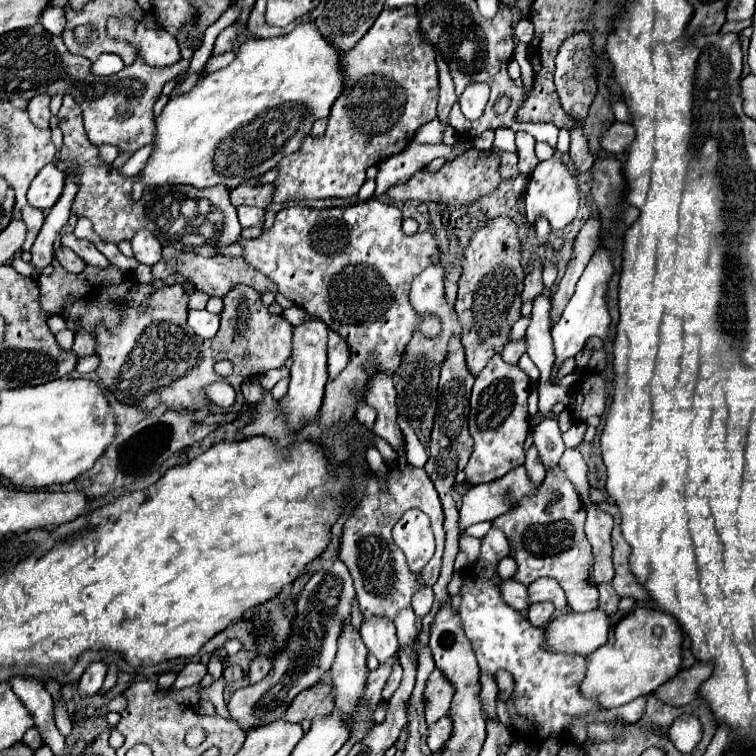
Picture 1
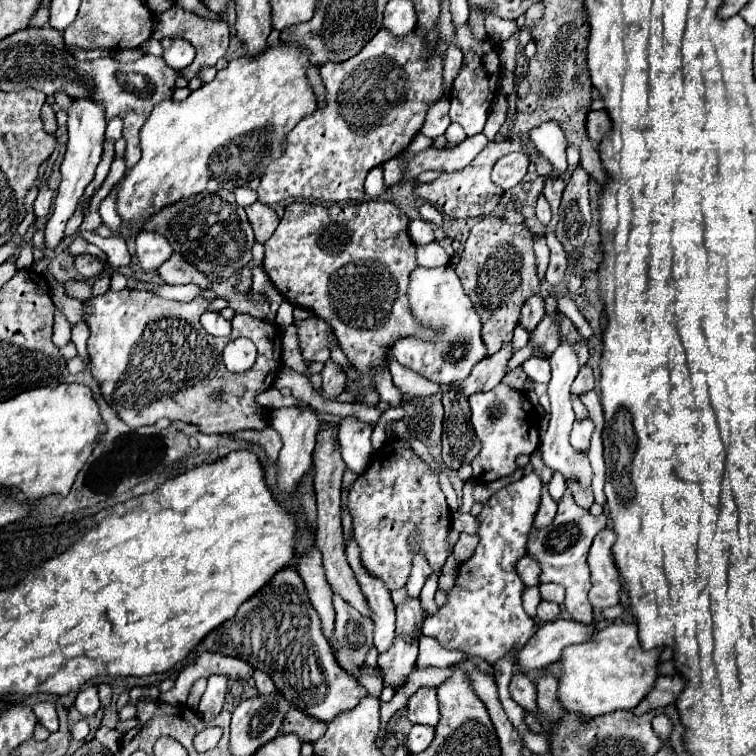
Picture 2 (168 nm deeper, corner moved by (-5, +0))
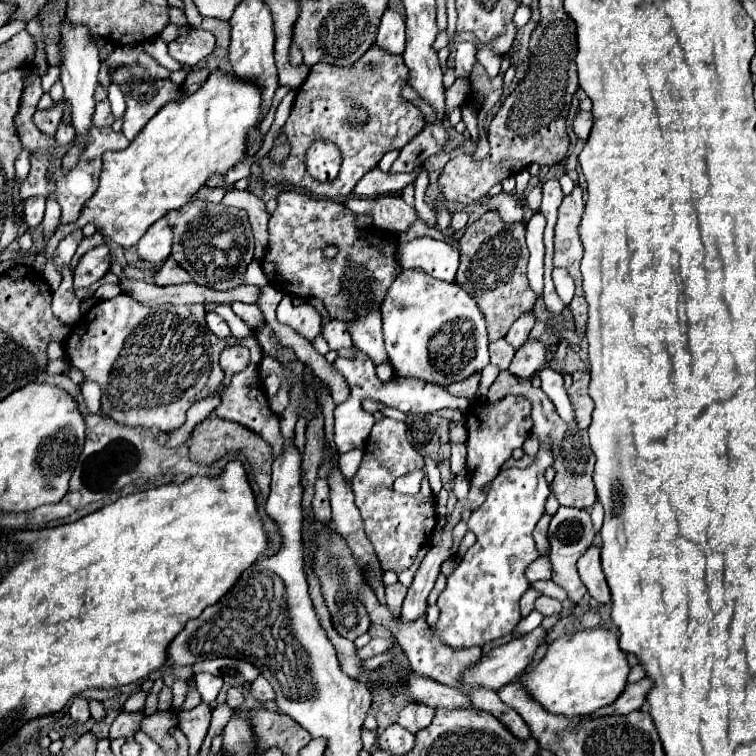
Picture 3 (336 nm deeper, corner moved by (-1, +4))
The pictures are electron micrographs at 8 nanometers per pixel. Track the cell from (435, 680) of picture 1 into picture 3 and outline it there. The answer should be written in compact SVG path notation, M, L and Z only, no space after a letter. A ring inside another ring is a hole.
M408 704L400 712L396 724L400 724L402 728L406 728L408 732L416 734L418 730L426 728L432 722L432 718L434 718L434 708L428 708L426 704Z

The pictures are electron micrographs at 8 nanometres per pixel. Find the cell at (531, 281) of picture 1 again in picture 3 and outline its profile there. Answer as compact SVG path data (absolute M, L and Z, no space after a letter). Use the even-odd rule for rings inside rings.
M530 312L530 314L524 314L520 320L516 320L516 324L512 324L512 328L510 328L510 332L506 334L504 340L506 340L514 350L518 350L518 348L528 340L528 334L530 334L532 326L534 326L534 314L532 314L532 312Z

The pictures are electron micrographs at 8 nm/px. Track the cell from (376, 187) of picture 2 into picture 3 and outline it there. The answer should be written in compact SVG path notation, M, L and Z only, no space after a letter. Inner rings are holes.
M378 168L370 170L356 186L354 186L354 194L360 198L374 198L380 196L384 192L400 192L404 190L410 182L414 182L418 178L418 174L422 172L422 168L410 172L410 174L384 174Z

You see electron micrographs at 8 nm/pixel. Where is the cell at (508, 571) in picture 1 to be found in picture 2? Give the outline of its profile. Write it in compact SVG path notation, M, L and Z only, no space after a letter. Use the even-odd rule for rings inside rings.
M524 556L518 560L516 564L516 572L522 578L522 582L526 586L538 586L538 574L540 574L540 566L536 566L536 560L532 560L532 556Z

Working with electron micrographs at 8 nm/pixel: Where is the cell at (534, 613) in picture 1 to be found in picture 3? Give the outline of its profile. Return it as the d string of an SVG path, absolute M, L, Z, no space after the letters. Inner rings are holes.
M540 596L536 600L536 610L542 614L542 616L554 616L554 614L560 614L562 610L562 604L550 596Z

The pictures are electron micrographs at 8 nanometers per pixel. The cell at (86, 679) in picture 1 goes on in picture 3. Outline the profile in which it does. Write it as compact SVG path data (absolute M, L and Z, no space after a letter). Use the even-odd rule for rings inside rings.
M76 696L72 700L72 706L68 710L70 718L76 722L76 724L84 724L88 718L90 718L90 710L88 710L88 702L82 698L82 696Z

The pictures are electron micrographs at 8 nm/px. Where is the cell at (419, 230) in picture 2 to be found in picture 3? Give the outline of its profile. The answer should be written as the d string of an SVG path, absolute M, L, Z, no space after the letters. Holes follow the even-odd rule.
M428 236L398 244L398 262L402 268L422 268L426 274L444 282L454 282L458 258L456 248Z

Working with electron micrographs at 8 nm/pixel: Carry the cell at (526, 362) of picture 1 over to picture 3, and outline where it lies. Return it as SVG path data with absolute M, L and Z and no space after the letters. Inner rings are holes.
M542 368L542 370L538 370L536 376L542 380L542 390L544 390L544 392L548 394L548 398L554 402L560 418L572 422L572 420L574 420L574 416L572 416L572 404L570 404L570 400L568 400L566 388L564 388L564 378L562 378L562 374L554 372L552 368Z

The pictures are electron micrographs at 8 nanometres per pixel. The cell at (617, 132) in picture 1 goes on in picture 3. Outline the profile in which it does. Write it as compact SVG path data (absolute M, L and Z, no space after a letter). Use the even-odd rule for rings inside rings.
M578 110L578 114L574 116L574 134L578 138L586 140L590 134L590 128L592 128L592 114Z

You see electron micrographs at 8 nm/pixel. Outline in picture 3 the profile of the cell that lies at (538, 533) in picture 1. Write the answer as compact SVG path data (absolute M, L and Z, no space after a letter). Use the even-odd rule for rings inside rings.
M560 506L560 510L556 512L556 516L550 522L550 544L552 544L552 552L550 552L550 562L552 562L552 580L562 586L568 592L568 598L578 604L582 600L582 596L586 594L586 586L582 584L578 570L576 570L576 562L578 558L592 546L594 542L594 528L590 522L590 514L586 510L580 508L566 508Z

